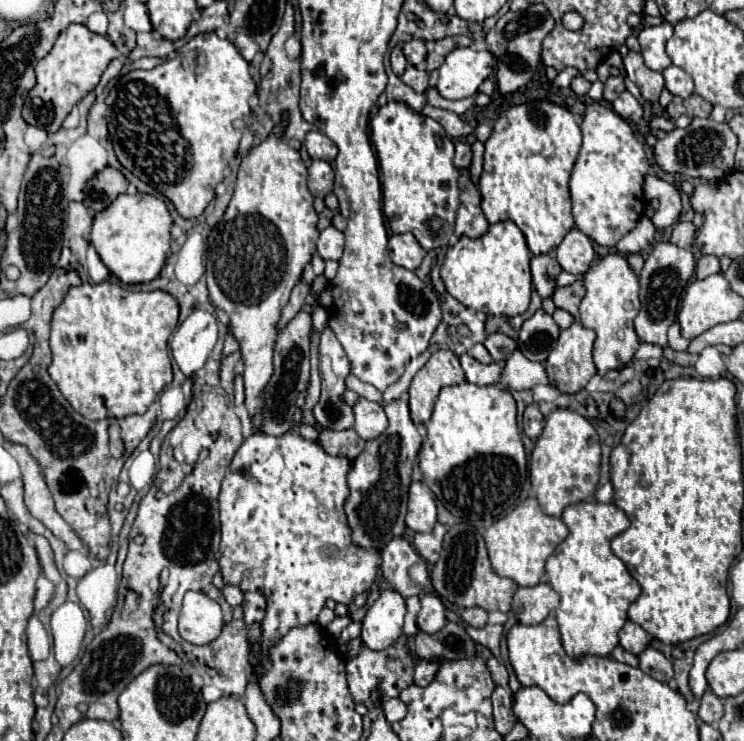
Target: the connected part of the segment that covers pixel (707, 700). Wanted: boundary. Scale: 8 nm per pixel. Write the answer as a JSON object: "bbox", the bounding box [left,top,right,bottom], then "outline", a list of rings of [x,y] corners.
{"bbox":[698,691,722,725],"outline":[[[706,691],[700,699],[700,709],[698,709],[698,717],[704,721],[704,723],[710,723],[710,725],[716,725],[722,717],[722,699],[716,697],[714,693]]]}

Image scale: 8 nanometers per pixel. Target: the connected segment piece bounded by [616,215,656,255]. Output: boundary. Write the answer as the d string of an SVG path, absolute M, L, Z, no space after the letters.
M642 215L642 217L638 219L636 227L618 241L616 249L618 249L618 253L622 253L622 255L640 253L640 251L644 251L646 247L650 247L650 245L654 243L654 239L656 239L656 227L654 227L652 219L648 219L646 215Z

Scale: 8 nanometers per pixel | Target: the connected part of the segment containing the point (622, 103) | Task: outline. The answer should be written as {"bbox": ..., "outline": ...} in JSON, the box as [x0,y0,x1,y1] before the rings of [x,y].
{"bbox":[612,91,642,121],"outline":[[[624,91],[622,95],[618,95],[618,99],[612,103],[612,107],[614,107],[614,111],[622,117],[622,119],[626,119],[626,121],[640,121],[642,119],[642,107],[640,107],[640,103],[632,97],[632,93],[630,91]]]}

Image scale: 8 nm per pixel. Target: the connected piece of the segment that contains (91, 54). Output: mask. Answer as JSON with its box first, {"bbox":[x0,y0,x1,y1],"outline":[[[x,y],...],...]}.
{"bbox":[24,25,120,133],"outline":[[[68,25],[58,35],[52,51],[36,65],[38,83],[24,99],[24,121],[28,125],[44,129],[46,133],[56,133],[72,107],[98,85],[100,75],[116,57],[120,57],[120,51],[108,41],[108,37],[88,31],[88,27],[84,25]]]}

